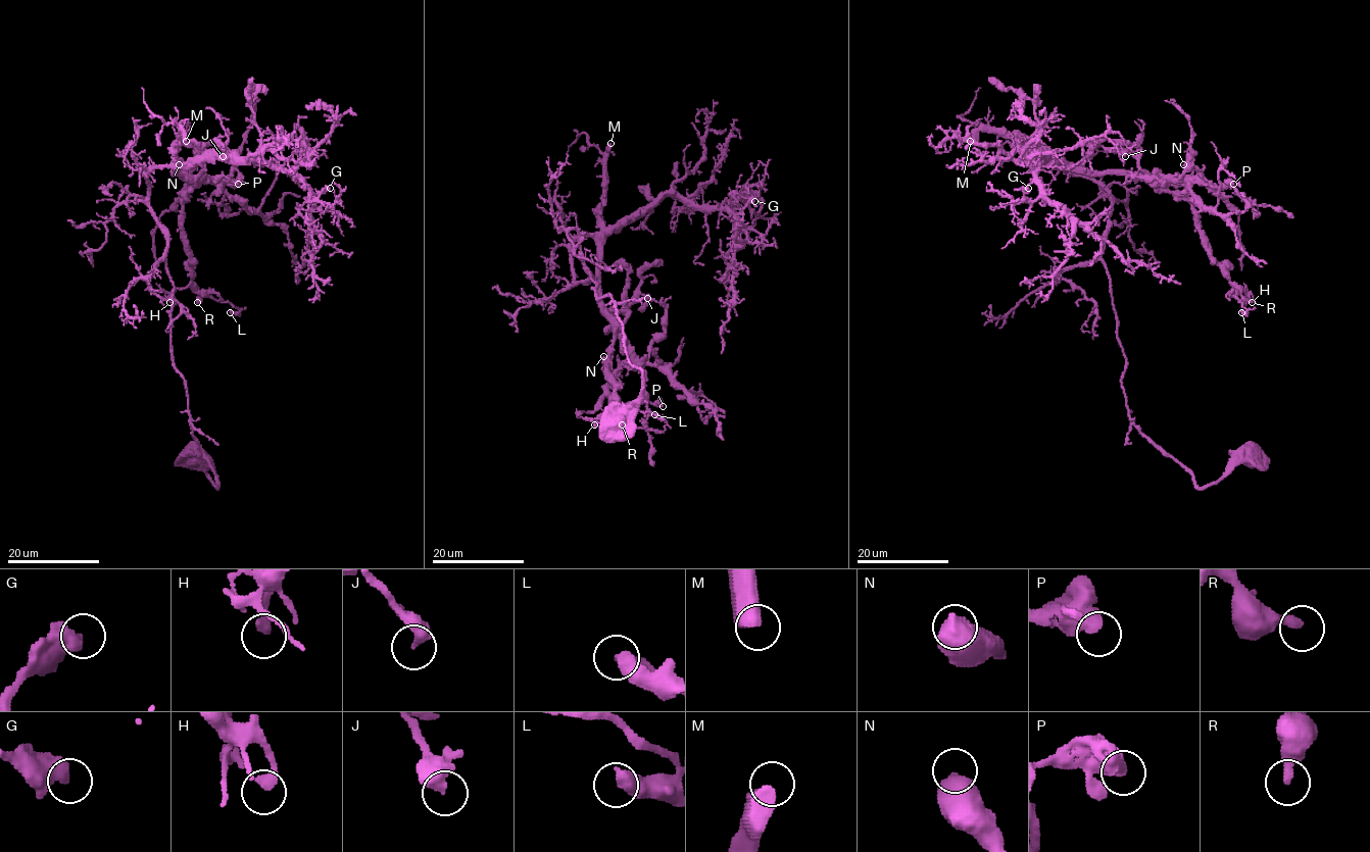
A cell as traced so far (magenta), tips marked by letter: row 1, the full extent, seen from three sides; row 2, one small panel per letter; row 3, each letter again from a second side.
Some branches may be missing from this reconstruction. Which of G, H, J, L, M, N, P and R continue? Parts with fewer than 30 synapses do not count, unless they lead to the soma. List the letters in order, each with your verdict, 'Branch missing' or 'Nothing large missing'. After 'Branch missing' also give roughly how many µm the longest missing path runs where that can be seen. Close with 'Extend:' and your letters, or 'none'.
G: Nothing large missing
H: Nothing large missing
J: Nothing large missing
L: Nothing large missing
M: Branch missing. Missing length about 60 µm
N: Nothing large missing
P: Nothing large missing
R: Nothing large missing
Extend: M

